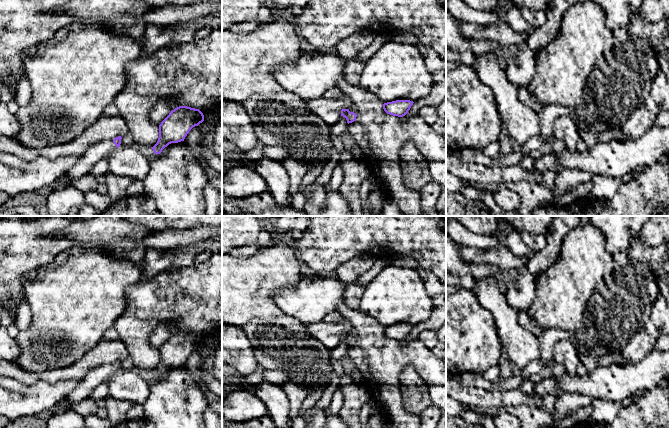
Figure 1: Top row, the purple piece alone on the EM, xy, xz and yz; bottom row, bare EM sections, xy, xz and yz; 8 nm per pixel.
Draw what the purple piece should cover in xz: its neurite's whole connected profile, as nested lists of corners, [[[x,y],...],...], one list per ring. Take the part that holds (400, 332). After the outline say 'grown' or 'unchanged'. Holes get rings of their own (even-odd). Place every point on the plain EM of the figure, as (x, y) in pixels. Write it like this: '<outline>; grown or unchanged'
[[[396,324],[384,327],[383,333],[387,338],[403,341],[408,337],[413,327],[410,324]]]; unchanged

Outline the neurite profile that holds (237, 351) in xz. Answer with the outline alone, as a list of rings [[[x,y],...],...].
[[[222,324],[222,363],[234,367],[244,376],[252,374],[259,366],[251,340],[236,325]]]

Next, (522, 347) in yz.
[[[478,279],[475,281],[473,292],[479,303],[493,315],[498,337],[506,350],[507,358],[520,369],[525,368],[532,361],[541,360],[539,338],[520,325],[518,313],[508,304],[502,286],[488,279]]]

